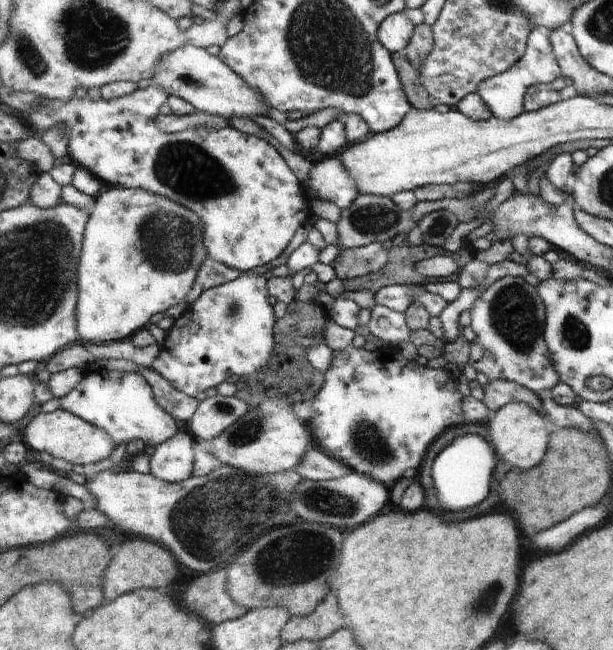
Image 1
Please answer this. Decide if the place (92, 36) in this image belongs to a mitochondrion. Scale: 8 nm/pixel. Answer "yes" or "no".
yes

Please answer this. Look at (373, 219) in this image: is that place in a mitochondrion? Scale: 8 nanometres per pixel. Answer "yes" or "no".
yes

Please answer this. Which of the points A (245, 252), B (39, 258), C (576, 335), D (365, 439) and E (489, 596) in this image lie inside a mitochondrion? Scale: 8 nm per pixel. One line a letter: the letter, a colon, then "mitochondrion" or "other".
A: other
B: mitochondrion
C: mitochondrion
D: mitochondrion
E: mitochondrion

